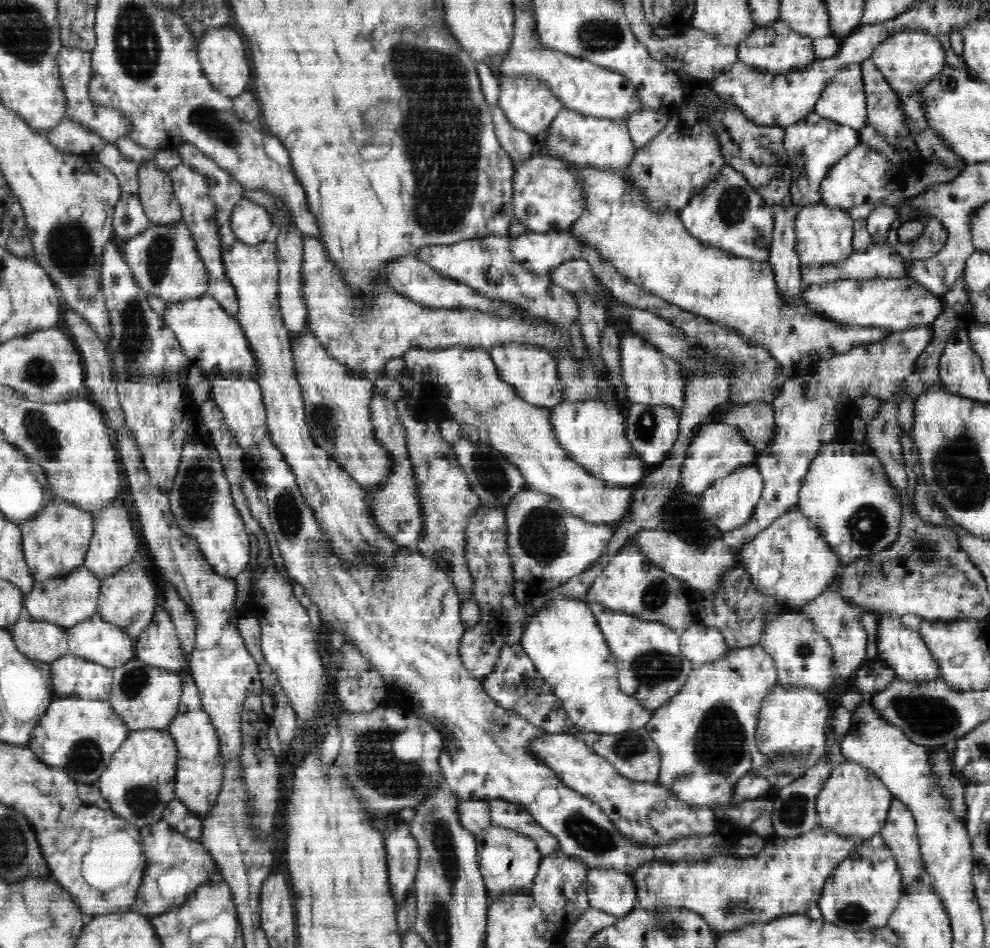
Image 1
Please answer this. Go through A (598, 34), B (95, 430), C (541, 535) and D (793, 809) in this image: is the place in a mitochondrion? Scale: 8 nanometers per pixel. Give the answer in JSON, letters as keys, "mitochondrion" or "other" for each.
{"A":"mitochondrion","B":"other","C":"mitochondrion","D":"mitochondrion"}

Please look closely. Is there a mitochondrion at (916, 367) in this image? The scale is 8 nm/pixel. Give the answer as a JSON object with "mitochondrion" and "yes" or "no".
{"mitochondrion":"no"}

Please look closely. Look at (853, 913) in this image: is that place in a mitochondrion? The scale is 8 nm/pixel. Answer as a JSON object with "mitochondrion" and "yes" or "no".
{"mitochondrion":"yes"}

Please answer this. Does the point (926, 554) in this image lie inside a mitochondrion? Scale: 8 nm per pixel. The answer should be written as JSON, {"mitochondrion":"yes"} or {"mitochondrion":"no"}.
{"mitochondrion":"yes"}

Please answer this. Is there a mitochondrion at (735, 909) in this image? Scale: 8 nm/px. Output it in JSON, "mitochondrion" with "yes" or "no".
{"mitochondrion":"yes"}

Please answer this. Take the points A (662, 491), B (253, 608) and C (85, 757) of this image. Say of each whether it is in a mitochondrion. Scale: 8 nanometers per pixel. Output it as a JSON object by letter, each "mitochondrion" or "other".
{"A":"other","B":"other","C":"mitochondrion"}

